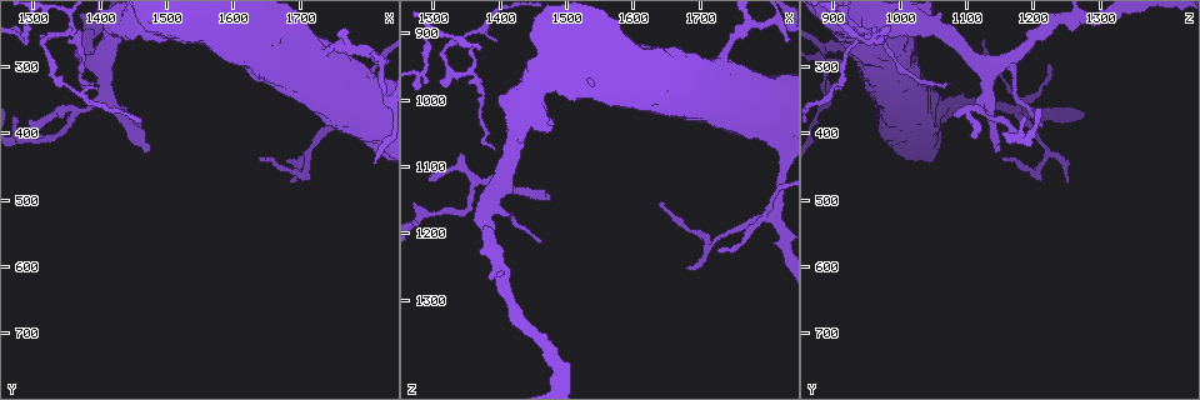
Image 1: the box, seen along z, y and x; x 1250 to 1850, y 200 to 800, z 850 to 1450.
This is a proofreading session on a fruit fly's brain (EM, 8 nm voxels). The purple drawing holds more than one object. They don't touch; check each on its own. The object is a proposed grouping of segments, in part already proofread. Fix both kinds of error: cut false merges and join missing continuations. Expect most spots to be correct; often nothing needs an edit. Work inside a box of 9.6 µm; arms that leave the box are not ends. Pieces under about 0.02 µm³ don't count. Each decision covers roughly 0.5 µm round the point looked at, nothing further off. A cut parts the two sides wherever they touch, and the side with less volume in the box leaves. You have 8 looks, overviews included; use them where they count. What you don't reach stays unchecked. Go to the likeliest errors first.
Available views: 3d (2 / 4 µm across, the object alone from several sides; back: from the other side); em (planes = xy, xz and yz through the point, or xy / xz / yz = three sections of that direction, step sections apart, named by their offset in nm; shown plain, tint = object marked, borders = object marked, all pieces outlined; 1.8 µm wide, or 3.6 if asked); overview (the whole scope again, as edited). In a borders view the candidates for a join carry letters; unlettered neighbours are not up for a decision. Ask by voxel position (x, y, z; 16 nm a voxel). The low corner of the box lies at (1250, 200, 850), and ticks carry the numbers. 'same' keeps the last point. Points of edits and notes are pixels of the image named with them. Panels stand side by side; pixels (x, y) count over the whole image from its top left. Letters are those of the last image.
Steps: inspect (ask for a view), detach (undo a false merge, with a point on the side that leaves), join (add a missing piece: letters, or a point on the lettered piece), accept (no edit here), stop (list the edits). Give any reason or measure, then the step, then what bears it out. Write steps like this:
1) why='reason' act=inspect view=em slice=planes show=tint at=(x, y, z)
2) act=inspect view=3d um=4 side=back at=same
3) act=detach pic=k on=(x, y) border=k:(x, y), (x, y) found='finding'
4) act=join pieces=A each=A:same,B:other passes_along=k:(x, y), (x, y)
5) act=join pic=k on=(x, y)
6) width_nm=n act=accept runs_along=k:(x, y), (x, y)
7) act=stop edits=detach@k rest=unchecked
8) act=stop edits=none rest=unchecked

why='sharp bend' act=inspect view=3d um=2 at=(1805, 370, 1175)

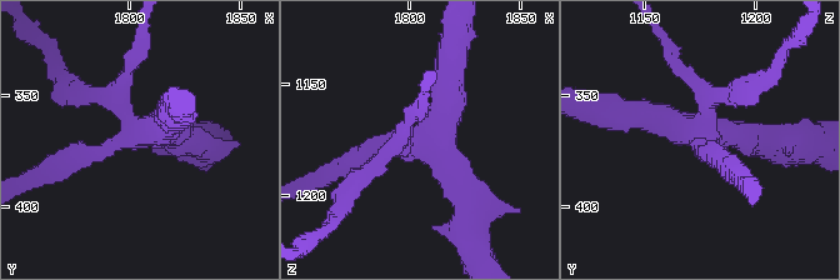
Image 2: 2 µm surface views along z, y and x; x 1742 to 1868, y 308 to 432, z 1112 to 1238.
why='shape alone is not enough' act=inspect view=em slice=planes show=tint at=(1803, 366, 1175)

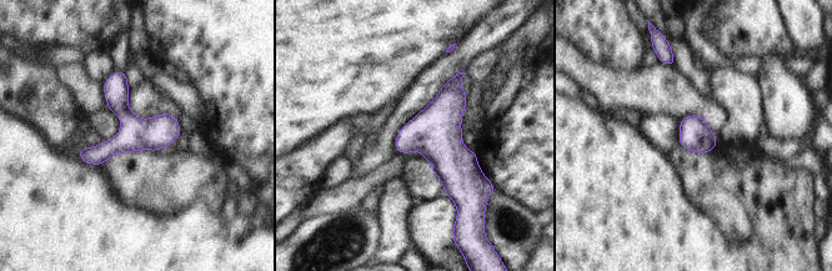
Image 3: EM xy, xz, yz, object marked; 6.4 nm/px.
act=inspect view=em slice=planes show=borders at=same

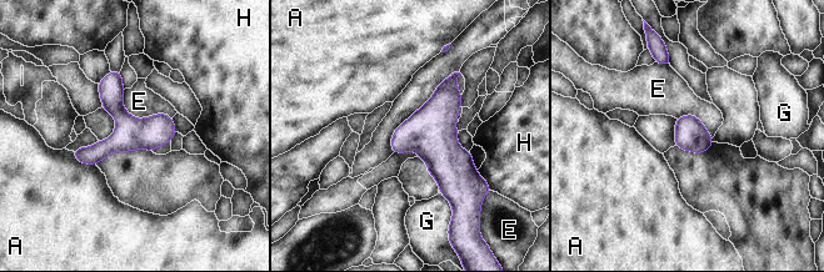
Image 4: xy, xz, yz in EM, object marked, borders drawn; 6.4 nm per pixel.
act=accept each=A:other,E:other,G:other,H:other runs_along=4:(111, 75), (120, 134), (84, 160) found='continuous, no second neuron'

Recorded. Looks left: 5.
why='a fork' act=inspect view=3d um=2 at=(1355, 250, 955)

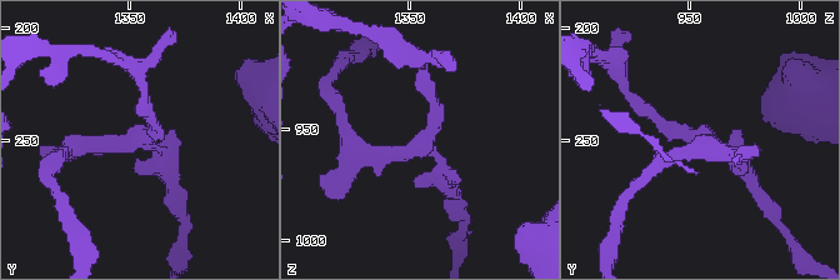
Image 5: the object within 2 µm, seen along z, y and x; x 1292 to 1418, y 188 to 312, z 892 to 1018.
act=inspect view=em slice=planes show=borders at=(1357, 250, 957)

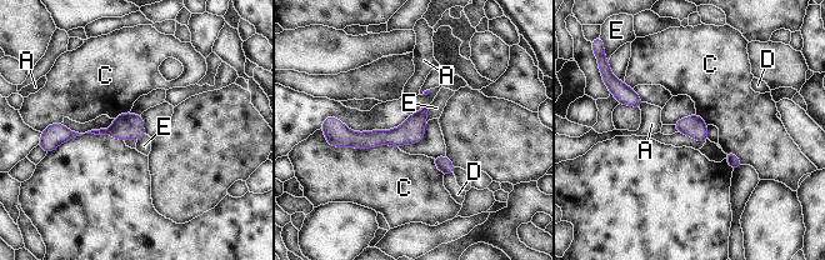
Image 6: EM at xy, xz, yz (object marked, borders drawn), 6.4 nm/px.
longest_contact=C:460nm act=accept each=A:other,C:other,D:other,E:other runs_along=6:(424, 110), (395, 138), (339, 136) found='one neuron here'

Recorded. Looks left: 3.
why='thin end' act=inspect view=3d um=4 at=(1315, 400, 1105)

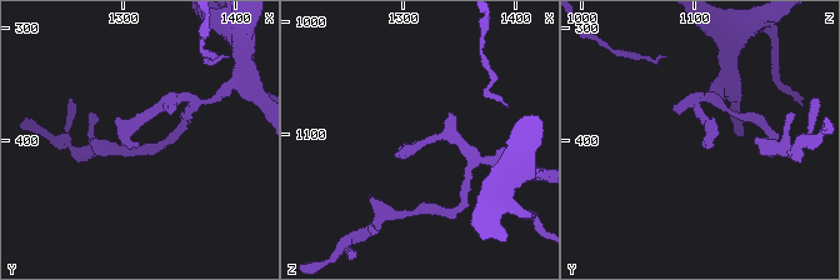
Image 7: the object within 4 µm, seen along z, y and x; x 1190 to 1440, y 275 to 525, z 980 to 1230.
act=inspect view=em slice=xy step=16 show=tint at=(1314, 404, 1106)

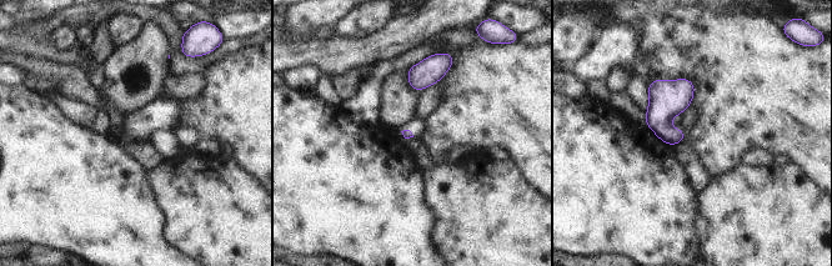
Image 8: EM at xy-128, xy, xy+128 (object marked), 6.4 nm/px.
why='another direction' act=inspect view=em slice=planes show=borders at=same

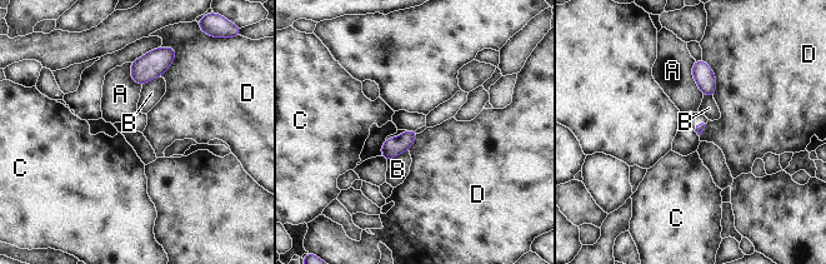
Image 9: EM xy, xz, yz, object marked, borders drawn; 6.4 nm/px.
act=accept each=A:other,B:other,C:other,D:other found='none of them fits'

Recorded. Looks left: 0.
act=stop edits=none rest=unchecked

